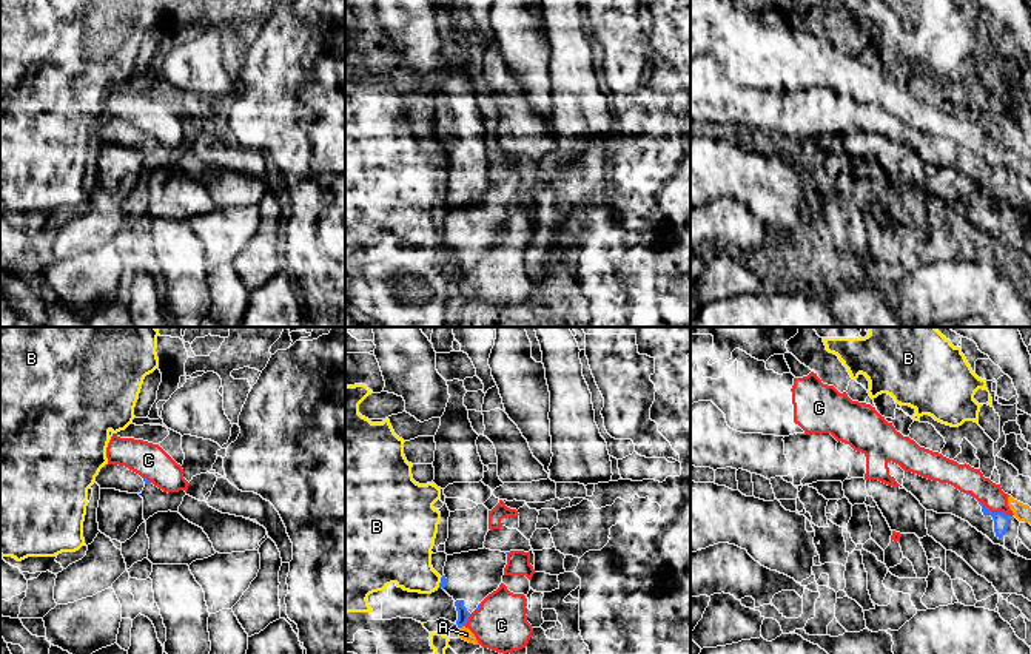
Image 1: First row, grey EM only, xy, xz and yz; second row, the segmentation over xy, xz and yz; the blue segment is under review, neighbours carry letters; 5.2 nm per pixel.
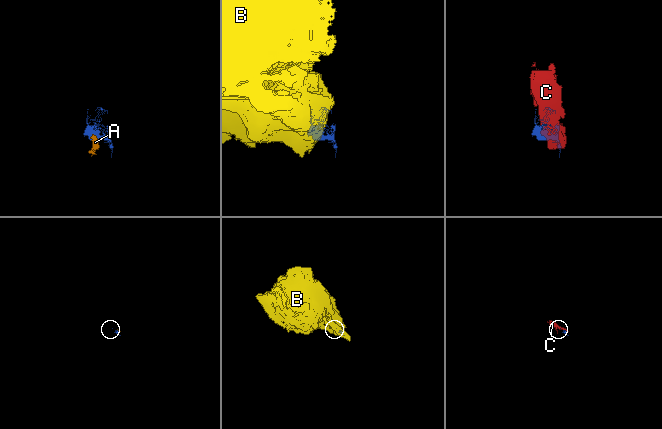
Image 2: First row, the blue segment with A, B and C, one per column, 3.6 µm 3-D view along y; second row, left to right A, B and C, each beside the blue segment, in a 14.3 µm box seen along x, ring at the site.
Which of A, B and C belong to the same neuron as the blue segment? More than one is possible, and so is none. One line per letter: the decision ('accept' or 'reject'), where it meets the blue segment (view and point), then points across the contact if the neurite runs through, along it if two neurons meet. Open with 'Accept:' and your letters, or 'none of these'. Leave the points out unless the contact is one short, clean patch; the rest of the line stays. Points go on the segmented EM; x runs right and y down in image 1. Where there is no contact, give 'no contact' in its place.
Accept: none of these
A: reject; meets blue in xz at (461, 627); border along xz (464, 625), (460, 628)
B: reject; meets blue in xz at (441, 582); border along xz (441, 577), (438, 586)
C: reject; meets blue in yz at (994, 512)

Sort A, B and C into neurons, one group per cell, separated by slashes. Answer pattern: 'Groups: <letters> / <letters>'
Groups: A C / B

